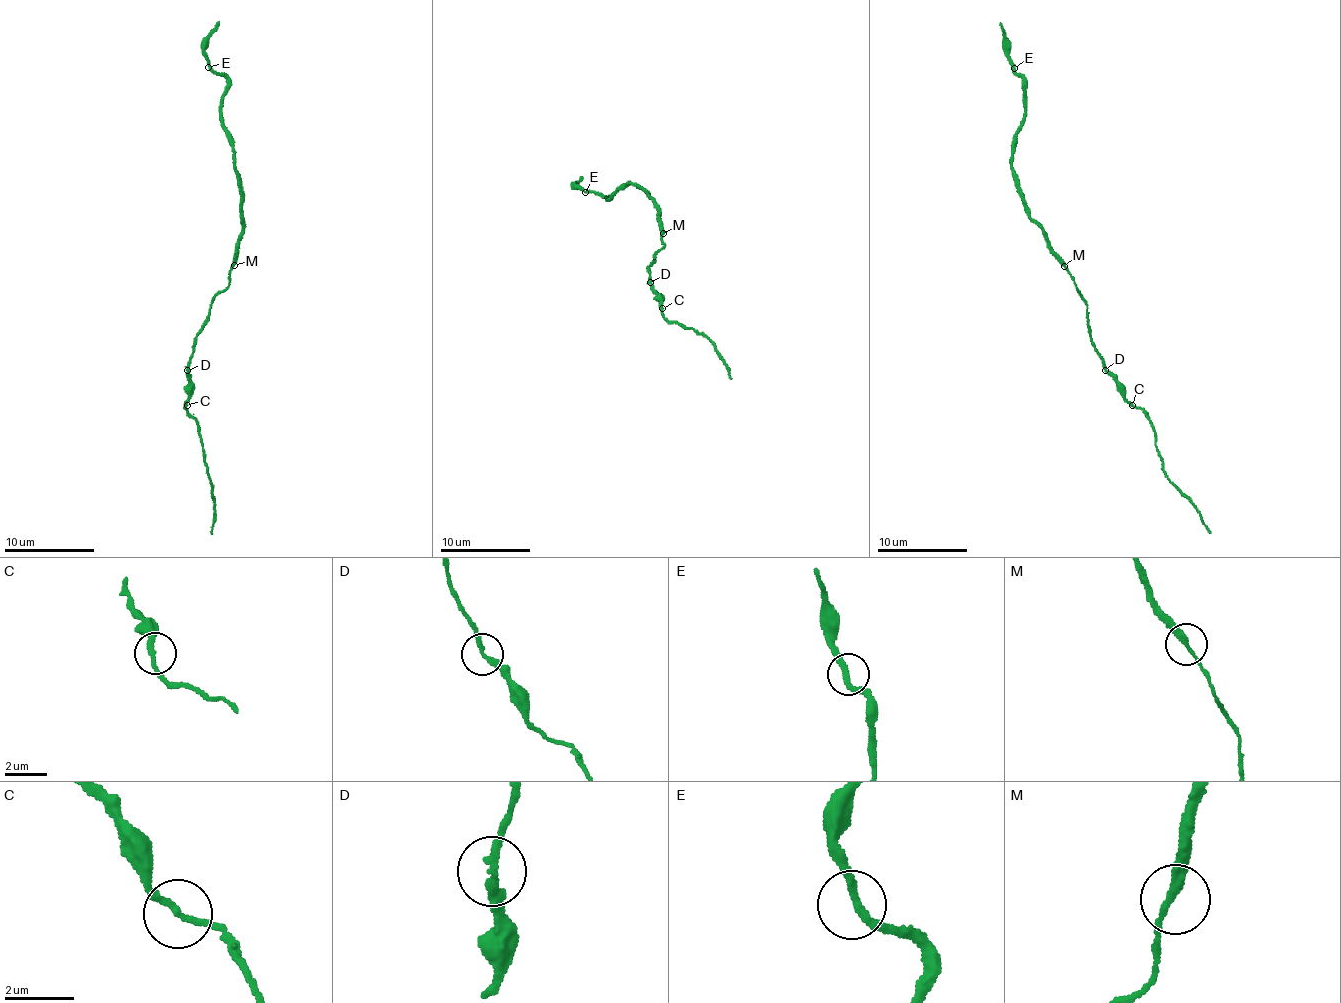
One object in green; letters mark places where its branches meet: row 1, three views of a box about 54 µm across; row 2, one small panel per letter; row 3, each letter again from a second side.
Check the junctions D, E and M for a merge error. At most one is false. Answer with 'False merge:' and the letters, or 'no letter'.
False merge: no letter

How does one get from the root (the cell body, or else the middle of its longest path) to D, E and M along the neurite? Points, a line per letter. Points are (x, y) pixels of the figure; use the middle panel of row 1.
D: (663, 247), (648, 268), (650, 282)
E: (663, 247), (655, 200), (641, 189), (626, 183), (608, 199), (597, 192), (585, 192)
M: (663, 247), (663, 233)

